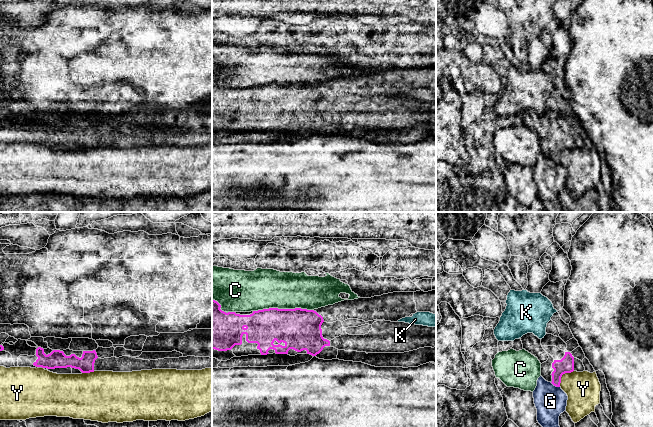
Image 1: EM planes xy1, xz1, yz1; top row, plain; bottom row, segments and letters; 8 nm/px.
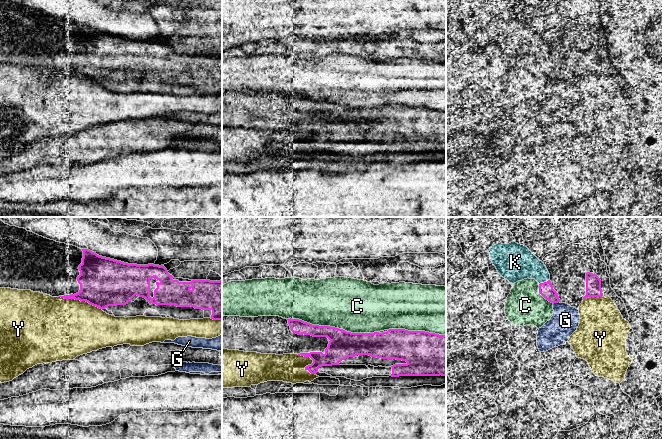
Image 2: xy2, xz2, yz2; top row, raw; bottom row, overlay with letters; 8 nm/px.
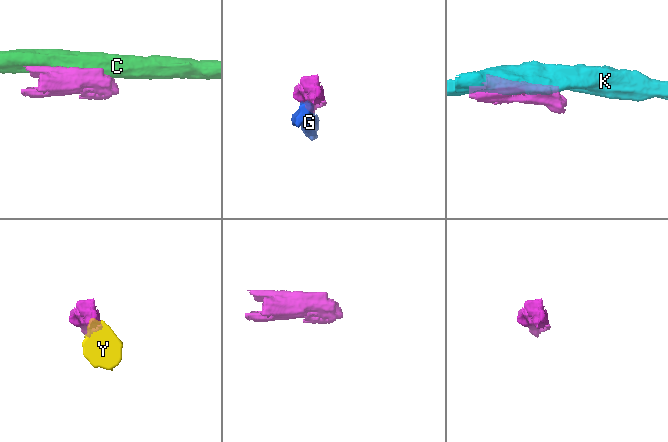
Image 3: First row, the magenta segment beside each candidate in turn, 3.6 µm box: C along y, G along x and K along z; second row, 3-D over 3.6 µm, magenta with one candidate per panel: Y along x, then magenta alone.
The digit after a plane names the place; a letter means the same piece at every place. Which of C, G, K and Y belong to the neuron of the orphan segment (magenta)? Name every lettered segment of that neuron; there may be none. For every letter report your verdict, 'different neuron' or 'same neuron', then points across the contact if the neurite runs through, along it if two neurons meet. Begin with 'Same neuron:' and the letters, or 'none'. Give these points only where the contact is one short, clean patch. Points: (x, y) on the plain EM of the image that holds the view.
Same neuron: none
C: different neuron
G: different neuron
K: different neuron
Y: different neuron

